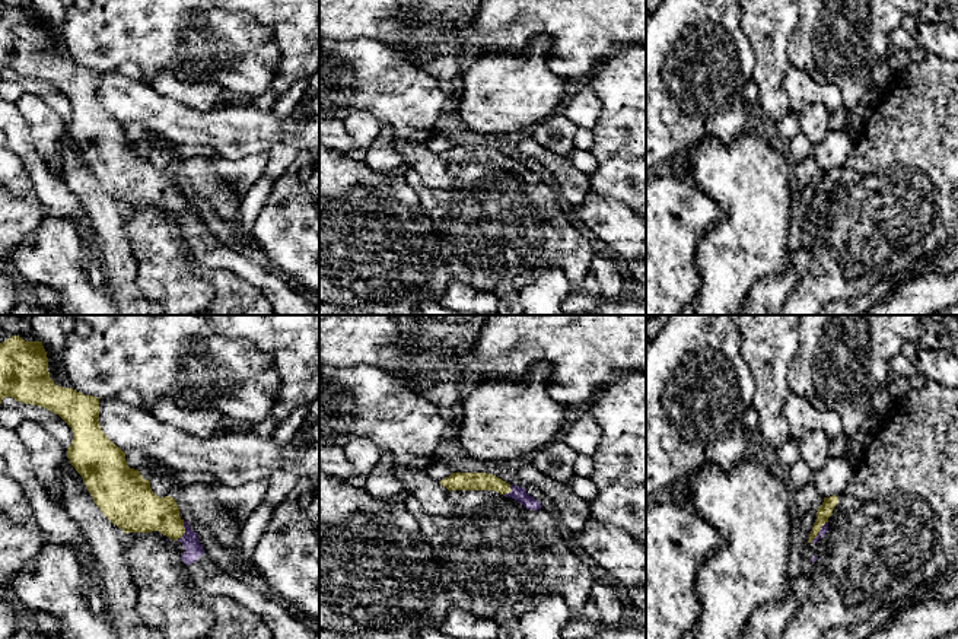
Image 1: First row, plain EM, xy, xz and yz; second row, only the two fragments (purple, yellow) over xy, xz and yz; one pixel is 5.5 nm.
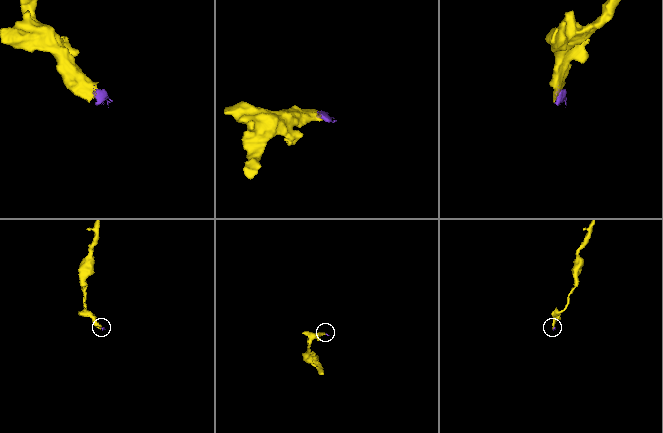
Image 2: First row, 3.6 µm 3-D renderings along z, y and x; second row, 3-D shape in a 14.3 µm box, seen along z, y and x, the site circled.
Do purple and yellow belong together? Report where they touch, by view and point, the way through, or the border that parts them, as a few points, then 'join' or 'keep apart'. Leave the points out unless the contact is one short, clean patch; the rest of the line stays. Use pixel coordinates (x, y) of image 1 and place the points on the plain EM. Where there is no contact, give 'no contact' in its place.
xy (185, 204) | across xy (193, 222), (185, 204), (161, 187), (145, 186) | join

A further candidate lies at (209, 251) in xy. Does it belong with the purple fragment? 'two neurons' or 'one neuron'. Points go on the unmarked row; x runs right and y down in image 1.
one neuron

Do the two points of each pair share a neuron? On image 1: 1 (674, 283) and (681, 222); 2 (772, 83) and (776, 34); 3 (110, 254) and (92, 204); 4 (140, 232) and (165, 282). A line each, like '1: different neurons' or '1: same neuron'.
1: same neuron
2: same neuron
3: same neuron
4: same neuron

